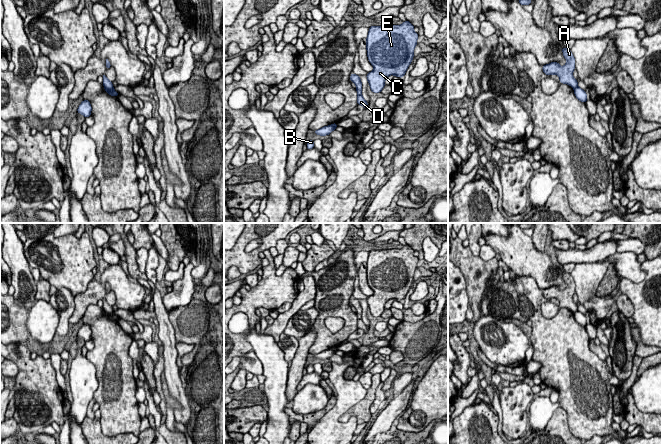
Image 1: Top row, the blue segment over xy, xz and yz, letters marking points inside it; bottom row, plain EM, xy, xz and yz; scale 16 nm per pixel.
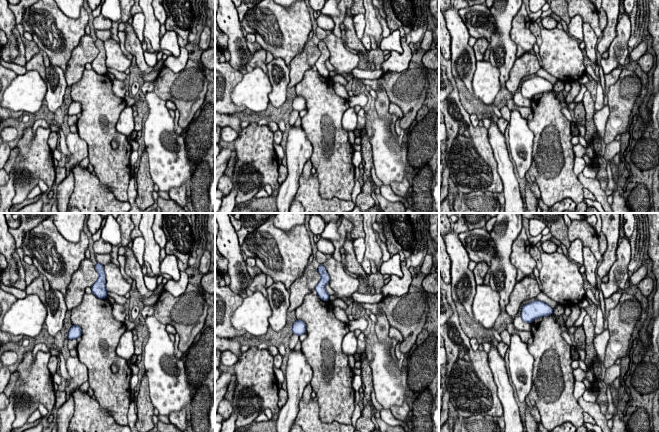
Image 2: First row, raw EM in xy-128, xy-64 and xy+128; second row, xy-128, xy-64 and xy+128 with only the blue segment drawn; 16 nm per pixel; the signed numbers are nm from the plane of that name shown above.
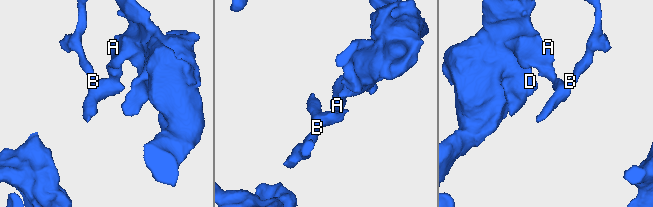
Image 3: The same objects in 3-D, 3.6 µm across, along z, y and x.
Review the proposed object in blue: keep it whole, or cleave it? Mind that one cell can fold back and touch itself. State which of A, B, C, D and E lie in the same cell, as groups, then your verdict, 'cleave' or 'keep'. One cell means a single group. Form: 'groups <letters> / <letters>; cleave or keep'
groups A C D E / B; cleave

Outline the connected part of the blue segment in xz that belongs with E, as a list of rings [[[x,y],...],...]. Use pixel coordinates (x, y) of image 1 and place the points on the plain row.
[[[407,244],[401,249],[369,252],[366,273],[374,293],[366,301],[372,316],[380,317],[390,299],[404,301],[414,281],[418,260]]]

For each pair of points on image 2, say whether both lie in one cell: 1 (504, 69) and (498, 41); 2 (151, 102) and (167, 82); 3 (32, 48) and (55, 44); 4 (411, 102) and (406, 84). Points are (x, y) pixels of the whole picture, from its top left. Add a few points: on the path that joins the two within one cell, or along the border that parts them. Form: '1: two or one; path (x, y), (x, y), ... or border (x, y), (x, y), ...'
1: one; path (504, 62), (502, 48)
2: two; border (152, 91), (166, 100)
3: two; border (32, 40), (41, 50)
4: one; path (410, 98), (408, 88)

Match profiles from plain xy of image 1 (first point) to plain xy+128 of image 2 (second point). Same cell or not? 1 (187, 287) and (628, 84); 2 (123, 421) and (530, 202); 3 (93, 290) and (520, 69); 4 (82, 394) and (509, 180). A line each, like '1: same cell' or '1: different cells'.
1: different cells
2: different cells
3: same cell
4: different cells

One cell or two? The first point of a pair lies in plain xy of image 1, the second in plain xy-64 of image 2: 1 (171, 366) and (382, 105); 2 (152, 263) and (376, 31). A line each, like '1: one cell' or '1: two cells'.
1: one cell
2: one cell

